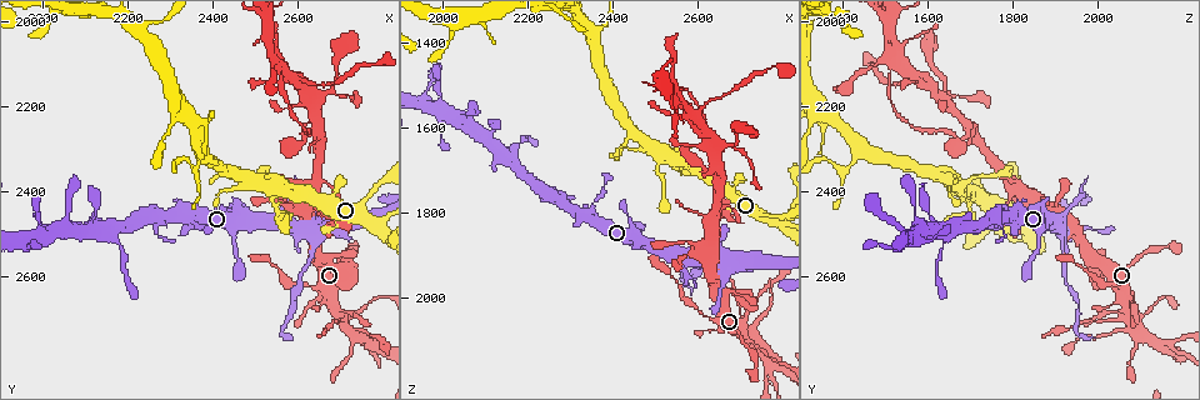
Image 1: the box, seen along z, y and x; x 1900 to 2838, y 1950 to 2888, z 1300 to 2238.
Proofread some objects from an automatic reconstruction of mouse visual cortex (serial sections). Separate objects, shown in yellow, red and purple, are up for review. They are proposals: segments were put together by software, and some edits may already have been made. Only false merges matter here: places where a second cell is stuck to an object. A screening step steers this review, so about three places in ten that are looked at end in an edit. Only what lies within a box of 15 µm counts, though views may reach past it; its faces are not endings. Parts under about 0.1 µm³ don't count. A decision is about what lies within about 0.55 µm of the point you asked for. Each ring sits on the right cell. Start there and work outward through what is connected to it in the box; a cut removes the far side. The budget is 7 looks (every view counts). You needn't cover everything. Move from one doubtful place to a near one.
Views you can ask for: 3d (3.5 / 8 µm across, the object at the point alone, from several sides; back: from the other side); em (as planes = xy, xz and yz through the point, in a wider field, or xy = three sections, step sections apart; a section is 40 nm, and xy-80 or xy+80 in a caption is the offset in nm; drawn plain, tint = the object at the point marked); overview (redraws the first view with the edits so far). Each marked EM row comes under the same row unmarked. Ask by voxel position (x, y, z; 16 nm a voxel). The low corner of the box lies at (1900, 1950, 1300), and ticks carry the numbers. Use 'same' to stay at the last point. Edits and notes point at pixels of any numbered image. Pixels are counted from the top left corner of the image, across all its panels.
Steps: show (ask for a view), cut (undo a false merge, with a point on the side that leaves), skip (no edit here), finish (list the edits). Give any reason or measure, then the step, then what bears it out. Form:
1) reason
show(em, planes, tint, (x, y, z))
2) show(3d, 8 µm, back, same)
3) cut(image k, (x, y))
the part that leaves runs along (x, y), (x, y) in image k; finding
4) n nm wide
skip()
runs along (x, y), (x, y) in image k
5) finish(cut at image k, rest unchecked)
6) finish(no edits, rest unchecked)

thin arm on a thick one
show(em, xy, step 2, tint, (2705, 2710, 2075))

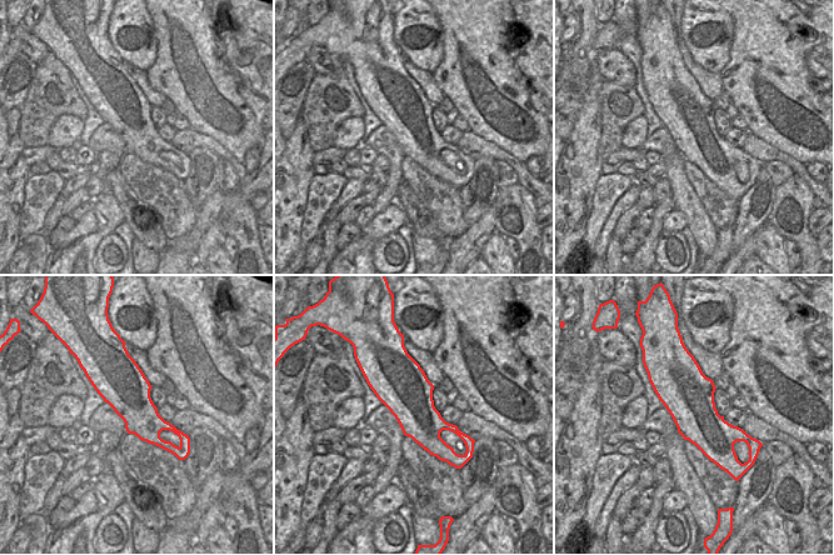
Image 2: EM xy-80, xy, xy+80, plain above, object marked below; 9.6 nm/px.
wider look
show(3d, 3.5 µm, same)

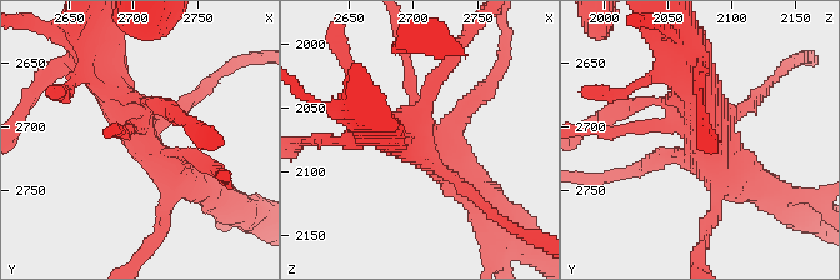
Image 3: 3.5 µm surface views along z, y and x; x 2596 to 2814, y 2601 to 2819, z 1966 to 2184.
skip()
runs along (101, 79), (140, 144), (201, 186) in image 3; all the same cell

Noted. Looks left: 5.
show(3d, 8 µm, (2540, 2085, 1525))

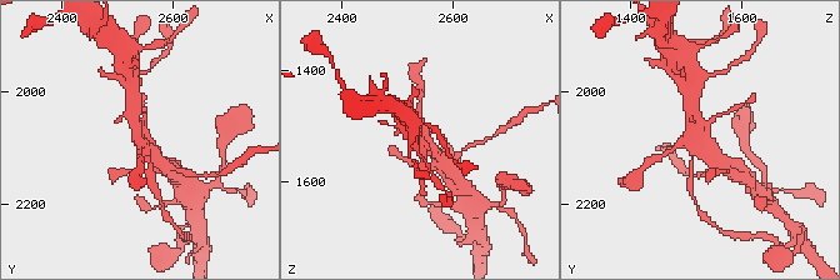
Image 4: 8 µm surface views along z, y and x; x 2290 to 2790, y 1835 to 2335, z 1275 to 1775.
need the tissue
show(em, xy, step 1, tint, (2550, 2095, 1515))

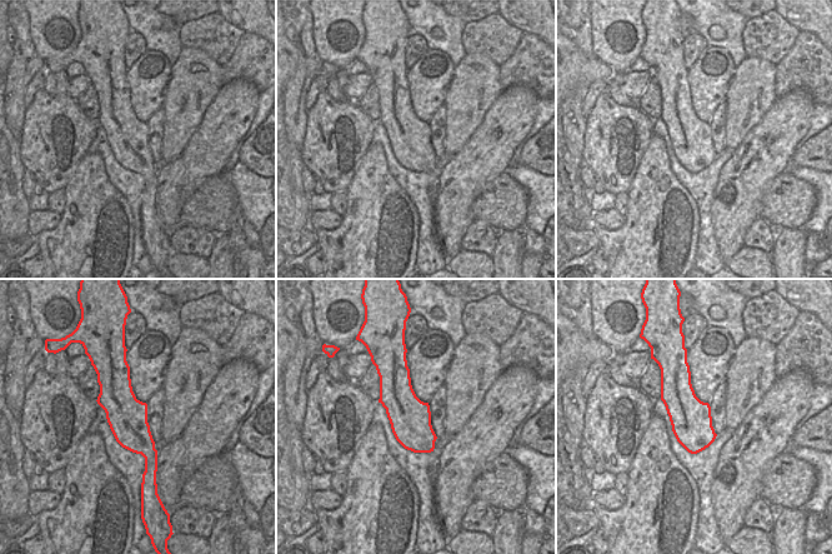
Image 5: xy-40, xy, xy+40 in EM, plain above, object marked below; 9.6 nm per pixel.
cut(image 4, (151, 179))
the part that leaves runs along (693, 159), (690, 189), (699, 209) in image 4; a second cell is stuck on

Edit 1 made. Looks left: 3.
looks like a crossing
show(3d, 3.5 µm, (2635, 2500, 1915))

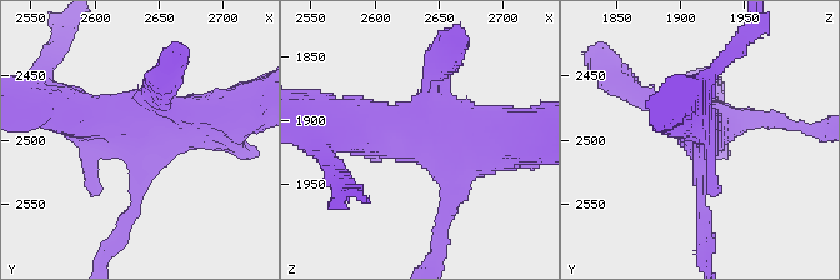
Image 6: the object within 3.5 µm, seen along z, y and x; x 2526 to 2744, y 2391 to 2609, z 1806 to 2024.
need the tissue
show(em, xy, step 1, tint, (2634, 2504, 1916))

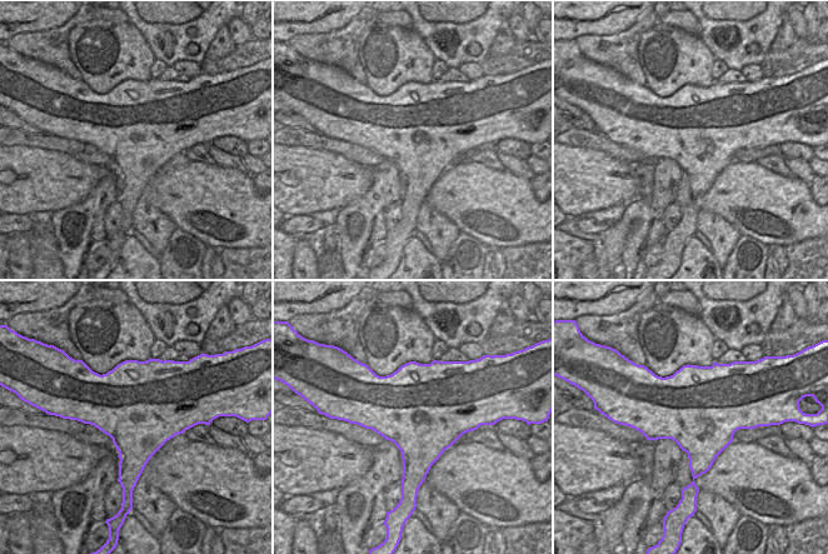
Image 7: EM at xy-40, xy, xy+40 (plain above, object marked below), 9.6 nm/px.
cut(image 6, (703, 228))
the part that leaves runs along (701, 190), (708, 240), (704, 259) in image 6; two cells meet here

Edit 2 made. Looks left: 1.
finish(cut at image 4, cut at image 6, rest unchecked)

